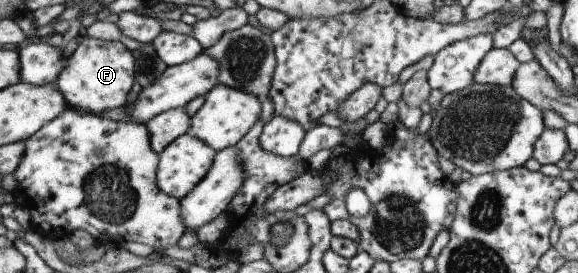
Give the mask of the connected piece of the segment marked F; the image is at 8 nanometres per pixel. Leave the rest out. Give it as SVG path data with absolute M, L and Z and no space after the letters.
M87 36L70 54L57 85L71 107L103 113L107 109L127 105L131 88L136 82L137 62L132 51L119 41L108 42Z

